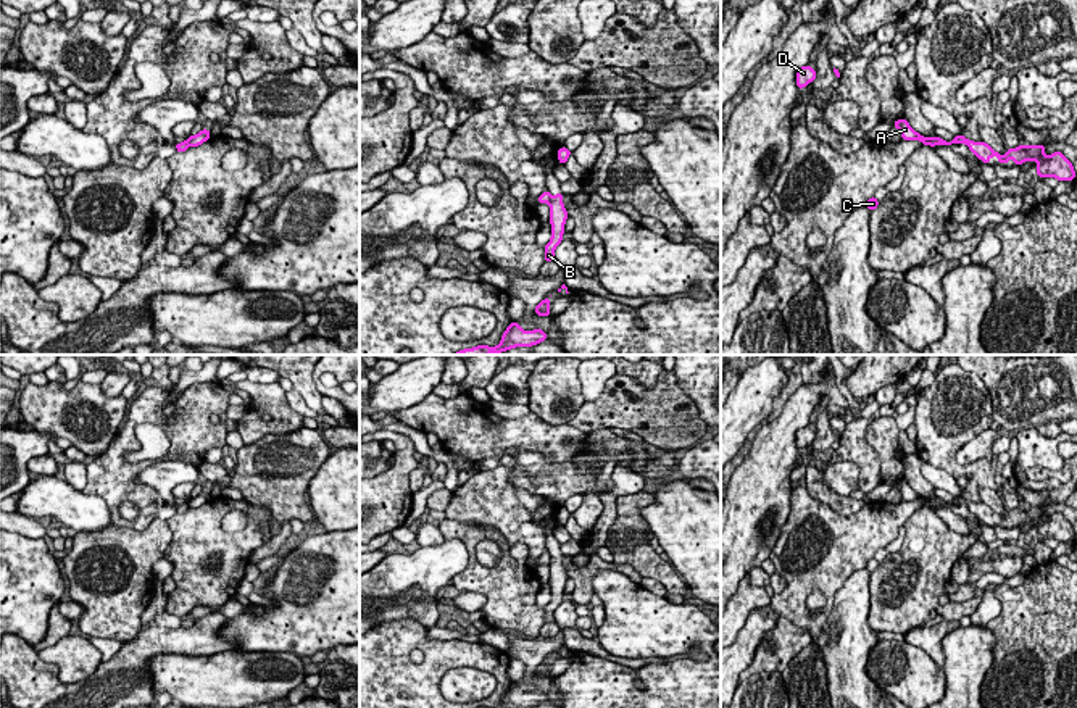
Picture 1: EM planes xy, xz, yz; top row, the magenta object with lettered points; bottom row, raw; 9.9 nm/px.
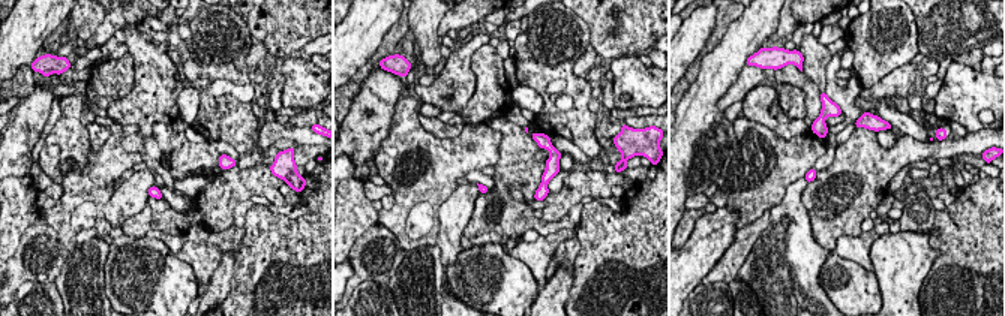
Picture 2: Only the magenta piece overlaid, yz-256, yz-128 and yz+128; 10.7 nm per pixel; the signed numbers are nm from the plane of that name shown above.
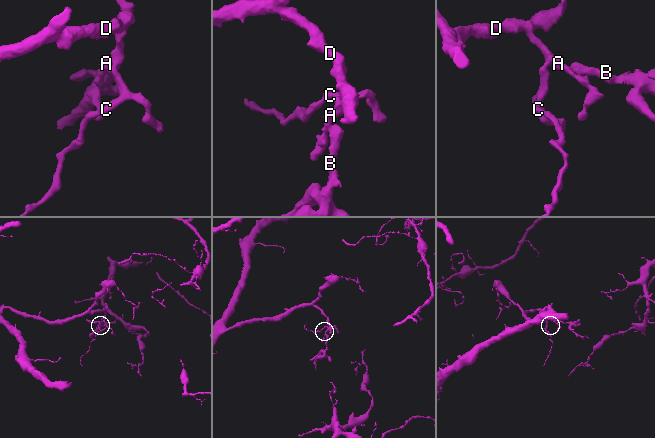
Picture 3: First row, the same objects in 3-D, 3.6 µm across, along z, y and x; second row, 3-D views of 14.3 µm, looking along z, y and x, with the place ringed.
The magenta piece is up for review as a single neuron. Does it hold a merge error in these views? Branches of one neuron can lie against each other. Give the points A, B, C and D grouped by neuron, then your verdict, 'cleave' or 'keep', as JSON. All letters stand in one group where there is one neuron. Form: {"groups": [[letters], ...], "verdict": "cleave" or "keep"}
{"groups": [["A", "C", "D"], ["B"]], "verdict": "cleave"}

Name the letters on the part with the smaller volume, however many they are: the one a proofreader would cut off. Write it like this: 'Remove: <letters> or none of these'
Remove: B

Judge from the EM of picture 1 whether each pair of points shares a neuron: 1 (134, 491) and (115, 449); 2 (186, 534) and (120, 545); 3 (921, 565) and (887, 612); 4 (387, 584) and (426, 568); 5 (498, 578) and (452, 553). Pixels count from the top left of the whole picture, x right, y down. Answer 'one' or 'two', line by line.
1: one
2: two
3: one
4: one
5: two

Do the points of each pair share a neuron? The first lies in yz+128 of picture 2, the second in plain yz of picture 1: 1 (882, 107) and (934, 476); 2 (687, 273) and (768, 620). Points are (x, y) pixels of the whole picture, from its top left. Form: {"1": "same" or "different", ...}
{"1": "same", "2": "same"}

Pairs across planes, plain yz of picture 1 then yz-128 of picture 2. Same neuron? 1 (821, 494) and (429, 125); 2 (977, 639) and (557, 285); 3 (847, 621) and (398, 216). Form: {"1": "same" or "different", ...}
{"1": "same", "2": "same", "3": "different"}

